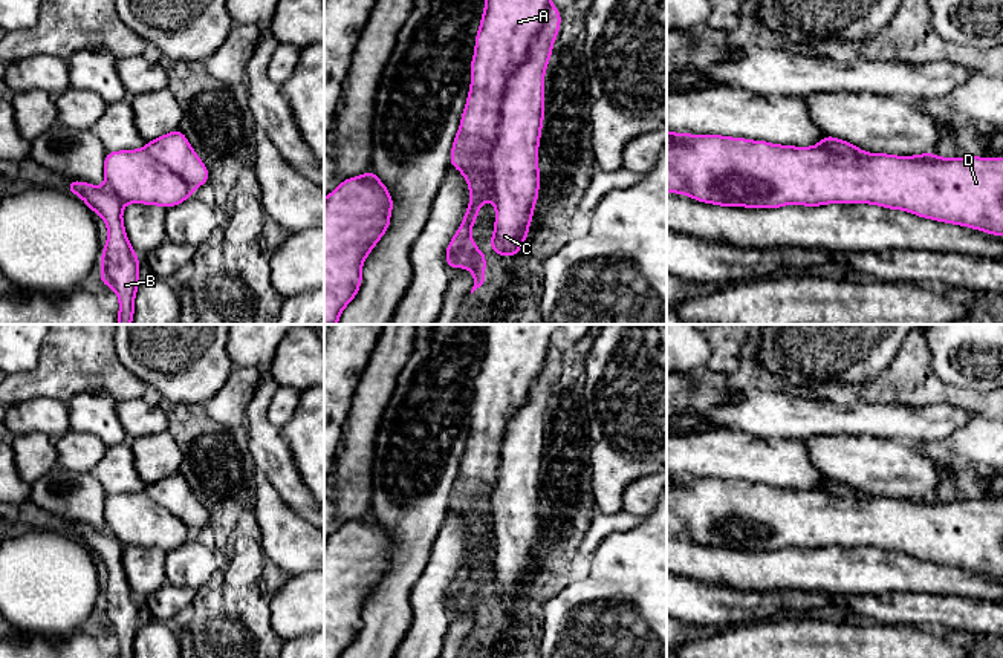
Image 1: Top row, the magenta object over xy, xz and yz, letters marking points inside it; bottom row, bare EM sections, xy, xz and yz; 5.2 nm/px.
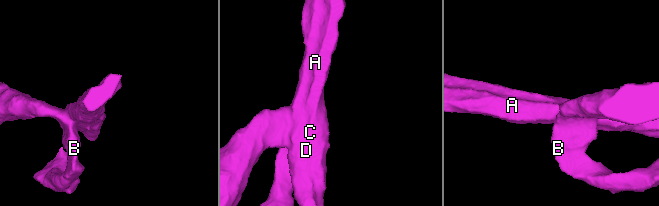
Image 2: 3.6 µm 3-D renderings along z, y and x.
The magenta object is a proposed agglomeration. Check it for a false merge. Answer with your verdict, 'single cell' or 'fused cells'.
single cell

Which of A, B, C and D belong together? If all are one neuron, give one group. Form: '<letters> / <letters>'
A B C D

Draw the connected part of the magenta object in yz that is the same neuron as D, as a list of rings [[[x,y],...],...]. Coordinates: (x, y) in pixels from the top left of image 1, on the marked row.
[[[667,132],[667,191],[722,207],[873,204],[1003,236],[1003,158],[864,153],[826,135],[815,147]]]

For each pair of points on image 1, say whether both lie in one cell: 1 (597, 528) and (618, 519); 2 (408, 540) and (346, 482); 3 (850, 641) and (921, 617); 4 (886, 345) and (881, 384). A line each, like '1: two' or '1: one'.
1: one
2: two
3: two
4: two

